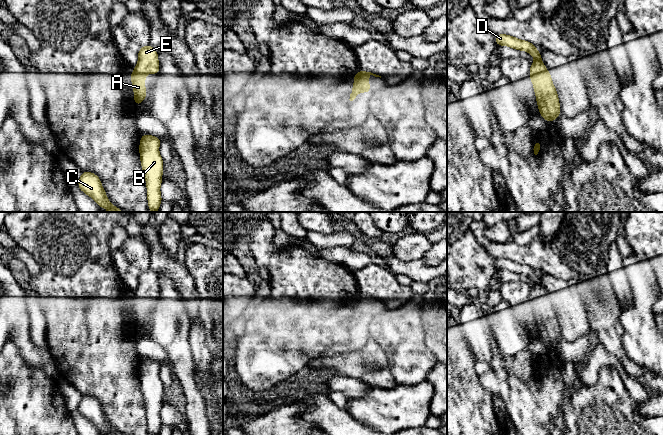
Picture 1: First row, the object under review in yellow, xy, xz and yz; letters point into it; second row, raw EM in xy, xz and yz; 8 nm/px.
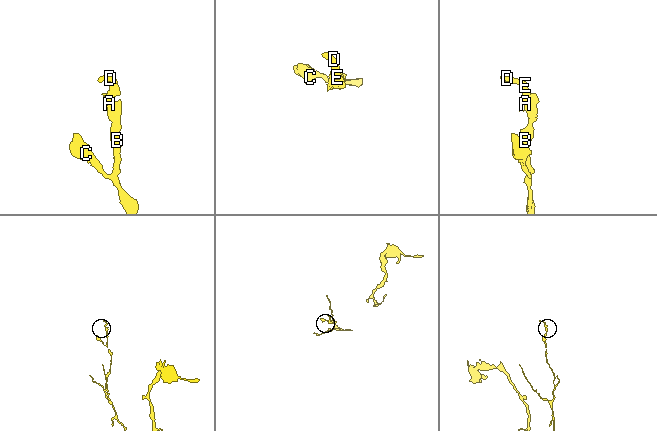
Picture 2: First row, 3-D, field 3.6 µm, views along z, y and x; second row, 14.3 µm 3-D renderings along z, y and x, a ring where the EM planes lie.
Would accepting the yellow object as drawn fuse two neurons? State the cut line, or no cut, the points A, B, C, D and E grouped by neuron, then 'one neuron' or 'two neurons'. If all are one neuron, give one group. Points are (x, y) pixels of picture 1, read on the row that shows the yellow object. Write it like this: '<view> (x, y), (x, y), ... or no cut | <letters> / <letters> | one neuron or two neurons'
no cut | A B C D E | one neuron

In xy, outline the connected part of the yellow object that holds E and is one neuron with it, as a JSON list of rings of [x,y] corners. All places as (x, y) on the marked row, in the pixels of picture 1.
[[[150,44],[140,47],[138,63],[133,67],[134,72],[130,73],[132,89],[134,91],[134,103],[137,107],[147,97],[145,88],[146,74],[159,74],[160,66],[158,53]]]

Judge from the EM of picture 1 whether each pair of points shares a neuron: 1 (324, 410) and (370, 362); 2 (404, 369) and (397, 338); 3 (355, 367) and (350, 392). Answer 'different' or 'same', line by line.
1: same
2: same
3: different

